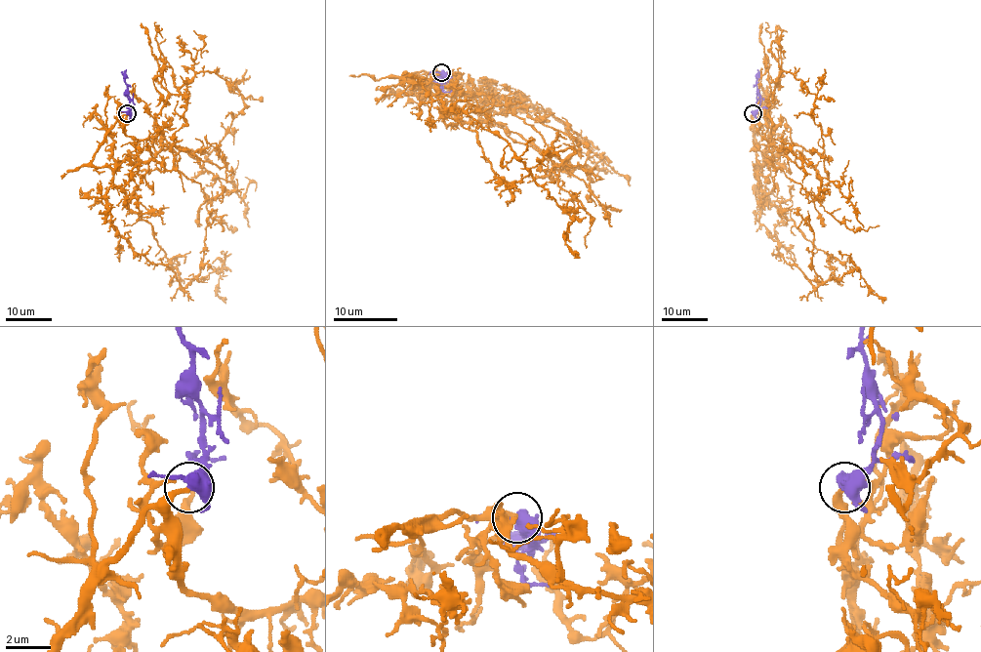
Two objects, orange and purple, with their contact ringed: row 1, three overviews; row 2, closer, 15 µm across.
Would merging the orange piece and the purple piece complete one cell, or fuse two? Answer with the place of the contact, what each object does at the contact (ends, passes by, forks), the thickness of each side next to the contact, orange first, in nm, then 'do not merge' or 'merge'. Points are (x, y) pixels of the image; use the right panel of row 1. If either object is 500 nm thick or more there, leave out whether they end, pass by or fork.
at (753, 113); orange ends there; purple forks there; 200 nm thick on the orange side, 400 nm on the other; merge

